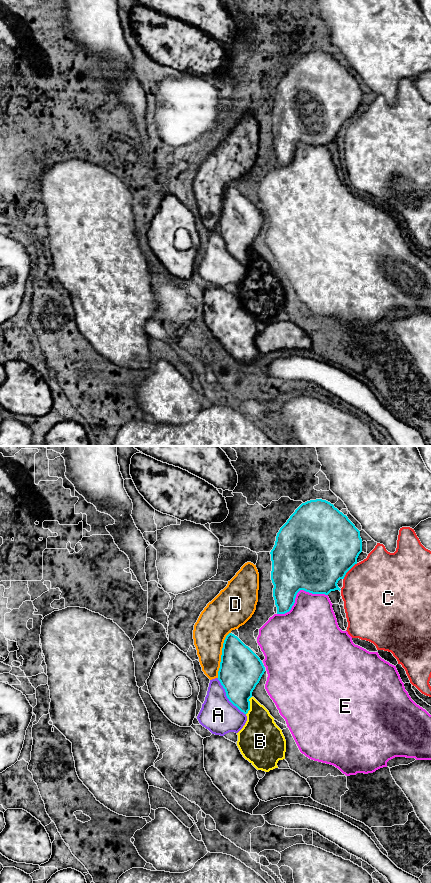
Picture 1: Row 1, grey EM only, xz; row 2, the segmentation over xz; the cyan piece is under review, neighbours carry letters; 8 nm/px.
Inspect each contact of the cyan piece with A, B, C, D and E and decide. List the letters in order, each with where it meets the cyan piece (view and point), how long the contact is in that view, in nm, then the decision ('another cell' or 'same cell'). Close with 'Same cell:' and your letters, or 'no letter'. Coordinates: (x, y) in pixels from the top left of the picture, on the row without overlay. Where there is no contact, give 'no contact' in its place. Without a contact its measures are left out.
A: meets cyan in xz at (227, 249); contact 380 nm long; another cell
B: meets cyan in xz at (249, 257); contact 160 nm long; another cell
C: meets cyan in xz at (348, 122); contact 180 nm long; another cell
D: meets cyan in xz at (221, 207); contact 380 nm long; another cell
E: meets cyan in xz at (297, 144); contact 440 nm long; another cell
Same cell: no letter

